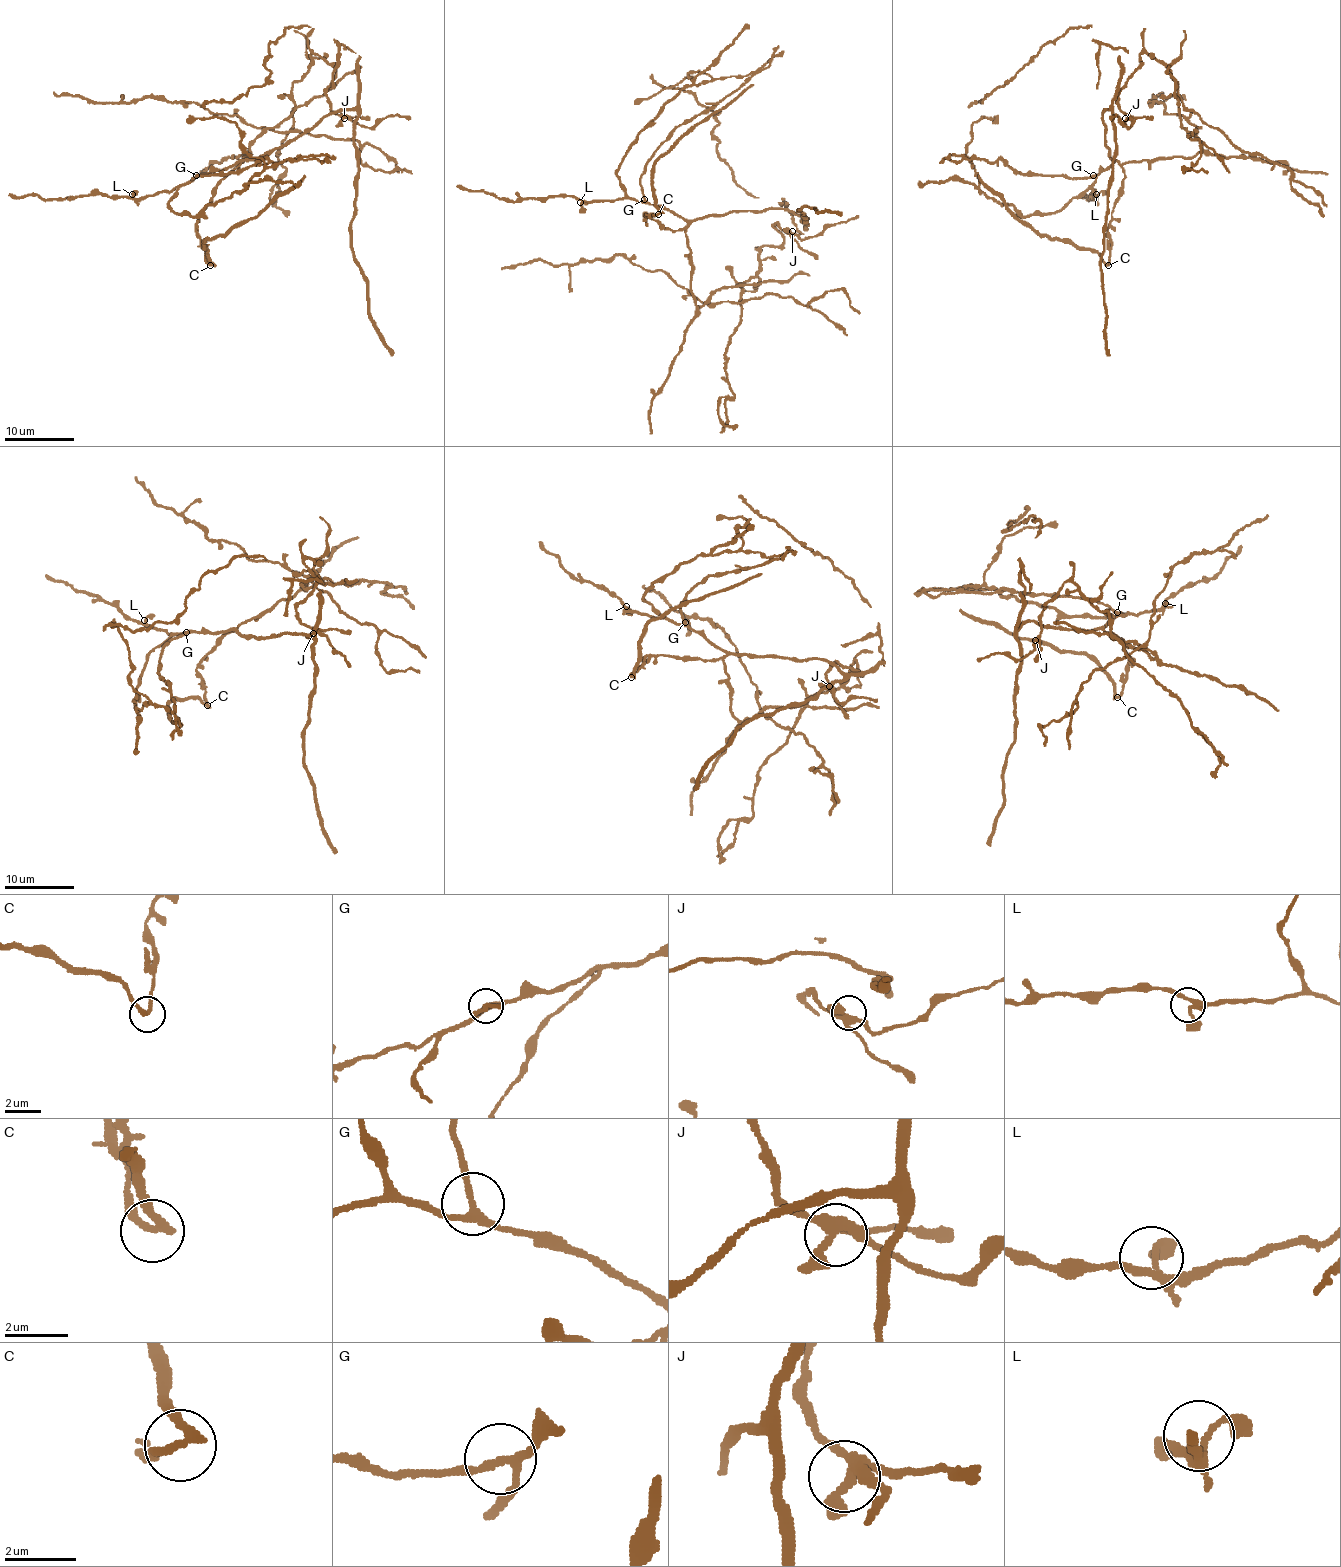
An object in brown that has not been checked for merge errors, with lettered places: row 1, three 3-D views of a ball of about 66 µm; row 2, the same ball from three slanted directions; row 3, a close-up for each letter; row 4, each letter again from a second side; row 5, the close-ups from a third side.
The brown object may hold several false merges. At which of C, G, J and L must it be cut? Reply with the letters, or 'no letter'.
C

